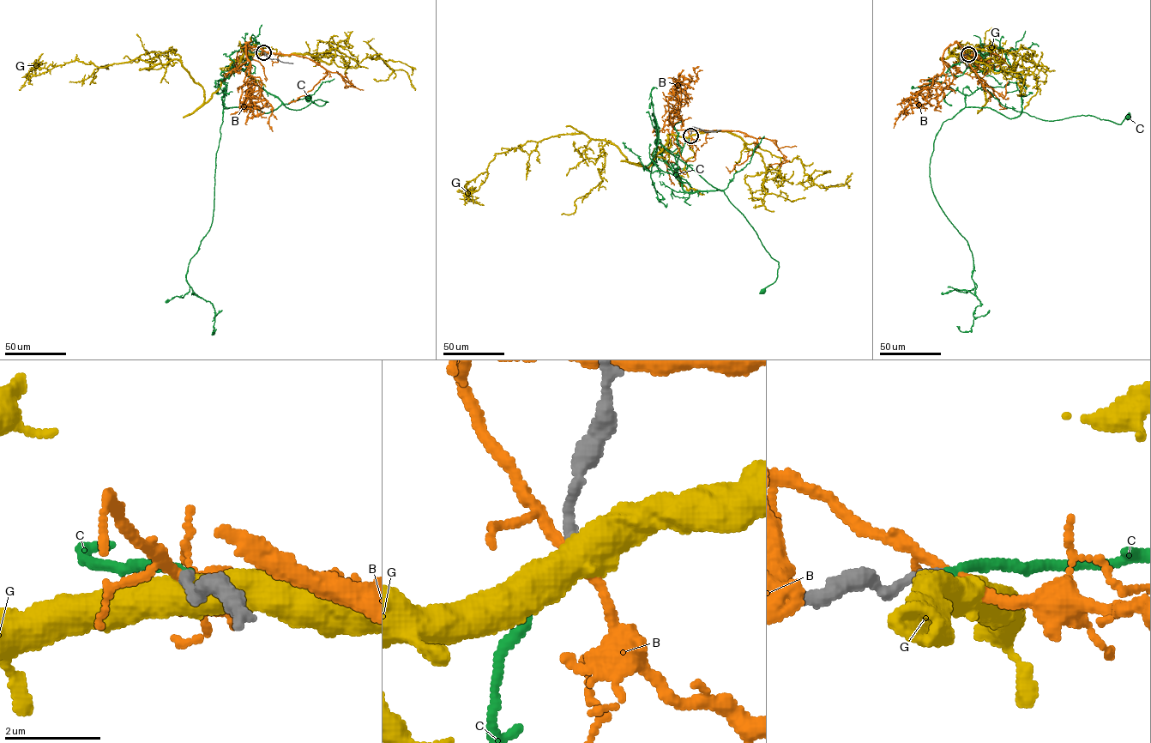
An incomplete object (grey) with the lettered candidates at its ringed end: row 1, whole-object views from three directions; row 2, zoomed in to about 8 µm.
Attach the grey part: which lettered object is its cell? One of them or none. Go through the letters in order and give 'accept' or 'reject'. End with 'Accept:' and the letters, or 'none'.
B: reject
C: accept
G: reject
Accept: C

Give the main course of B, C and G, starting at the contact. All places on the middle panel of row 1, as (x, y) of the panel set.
B: (690, 135), (687, 130), (676, 129), (669, 116), (688, 103), (685, 88), (697, 79), (695, 70), (699, 66)
C: (690, 135), (671, 171), (686, 191), (723, 190), (745, 218), (765, 250), (778, 262), (776, 280), (761, 292)
G: (690, 135), (669, 135), (647, 169), (582, 133), (528, 141), (496, 154), (468, 200), (475, 196)

